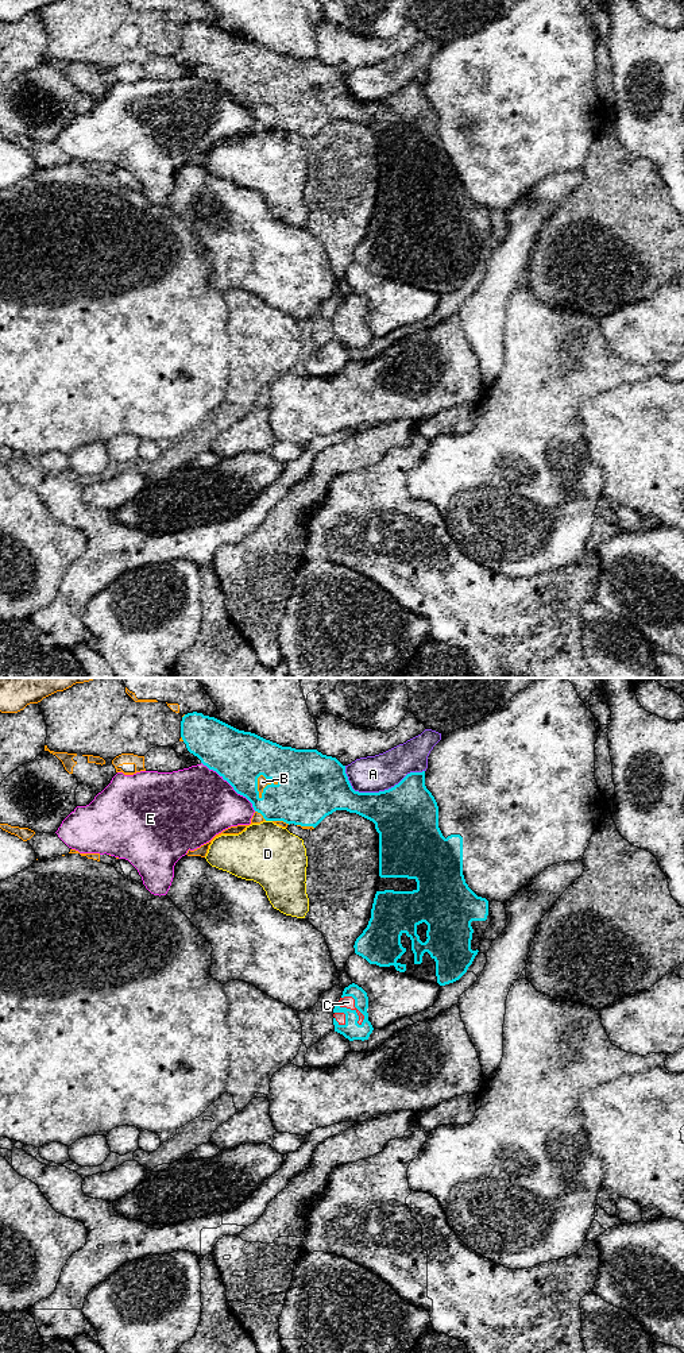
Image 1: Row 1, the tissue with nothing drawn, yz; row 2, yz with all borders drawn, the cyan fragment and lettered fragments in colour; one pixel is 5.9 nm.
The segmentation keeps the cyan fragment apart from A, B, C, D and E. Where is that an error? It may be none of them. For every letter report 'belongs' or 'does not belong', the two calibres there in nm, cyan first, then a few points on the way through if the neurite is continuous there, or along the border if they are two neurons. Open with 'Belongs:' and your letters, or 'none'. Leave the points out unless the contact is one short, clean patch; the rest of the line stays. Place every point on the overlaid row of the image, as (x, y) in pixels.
Belongs: C
A: does not belong; calibres 380 and 220 nm
B: does not belong; calibres 380 and 60 nm
C: belongs; calibres 110 and 70 nm; way yz (352, 1030), (355, 1006), (348, 1002)
D: does not belong; calibres 340 and 360 nm
E: does not belong; calibres 320 and 440 nm

